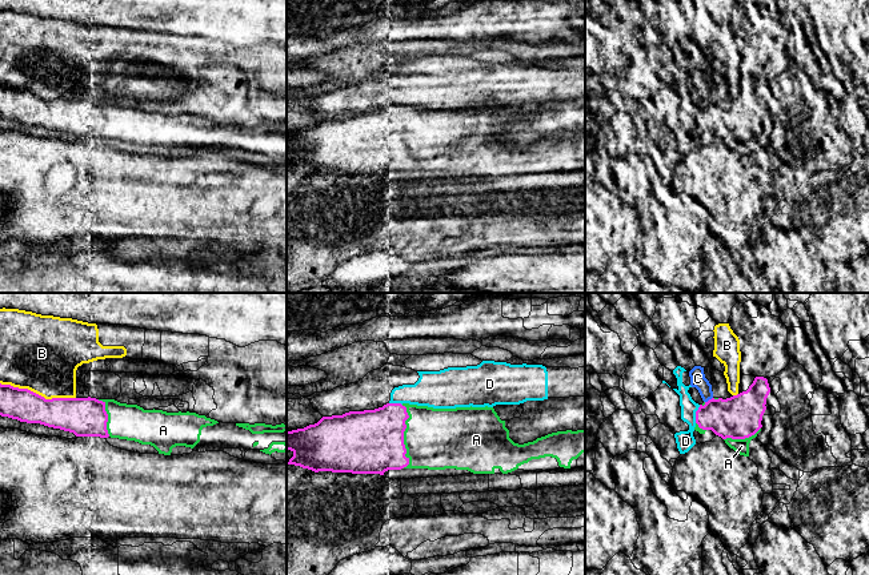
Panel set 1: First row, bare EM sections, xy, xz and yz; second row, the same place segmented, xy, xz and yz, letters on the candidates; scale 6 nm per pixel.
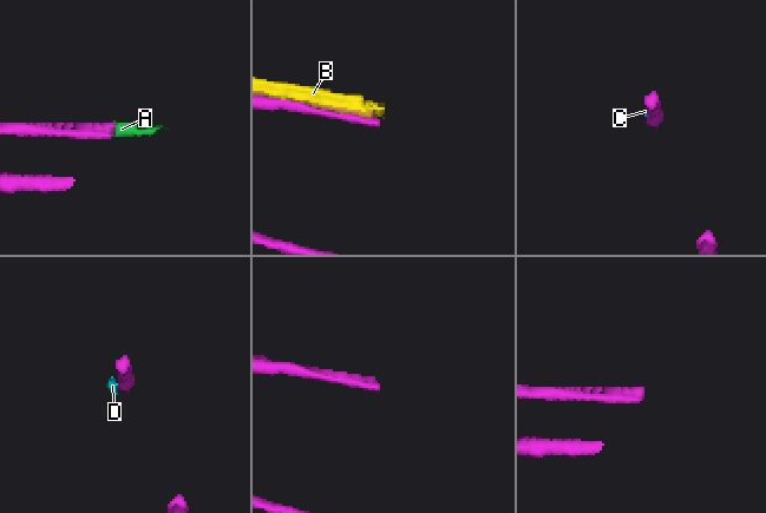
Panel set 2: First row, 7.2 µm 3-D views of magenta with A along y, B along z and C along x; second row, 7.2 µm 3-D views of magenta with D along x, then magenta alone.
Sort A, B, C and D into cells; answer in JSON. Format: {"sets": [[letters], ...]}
{"sets": [["A"], ["B", "C"], ["D"]]}

